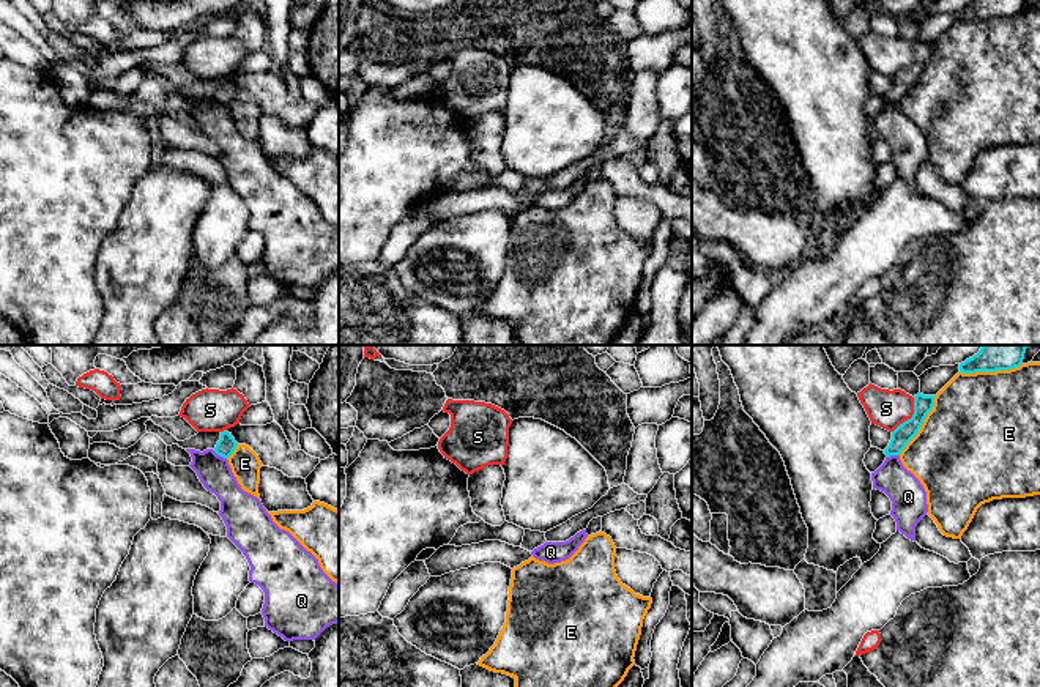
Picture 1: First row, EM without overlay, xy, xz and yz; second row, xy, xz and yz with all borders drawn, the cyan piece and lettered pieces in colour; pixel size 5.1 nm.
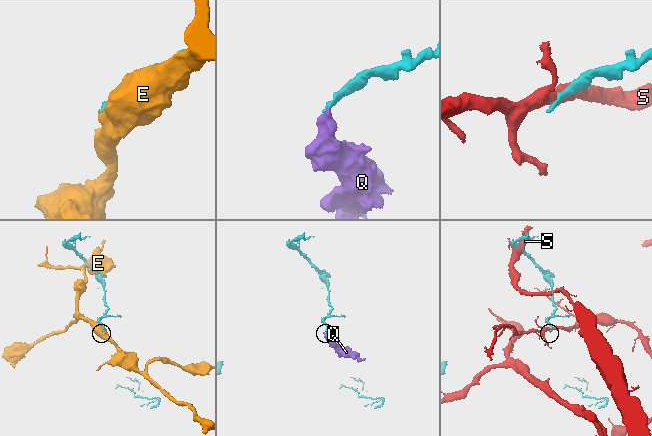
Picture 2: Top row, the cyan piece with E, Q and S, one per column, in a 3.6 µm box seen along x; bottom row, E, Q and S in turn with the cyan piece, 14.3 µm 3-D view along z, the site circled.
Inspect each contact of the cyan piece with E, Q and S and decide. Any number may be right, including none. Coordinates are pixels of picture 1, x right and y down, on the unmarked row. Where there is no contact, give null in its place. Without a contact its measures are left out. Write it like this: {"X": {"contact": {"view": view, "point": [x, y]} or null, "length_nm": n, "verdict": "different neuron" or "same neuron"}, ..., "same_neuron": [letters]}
{"E": {"contact": {"view": "yz", "point": [921, 73]}, "length_nm": 360, "verdict": "different neuron"}, "Q": {"contact": {"view": "xy", "point": [219, 101]}, "length_nm": 80, "verdict": "different neuron"}, "S": {"contact": {"view": "yz", "point": [913, 63]}, "length_nm": 220, "verdict": "different neuron"}, "same_neuron": []}

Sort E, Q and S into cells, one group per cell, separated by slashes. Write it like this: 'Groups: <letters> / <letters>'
Groups: E / Q / S

